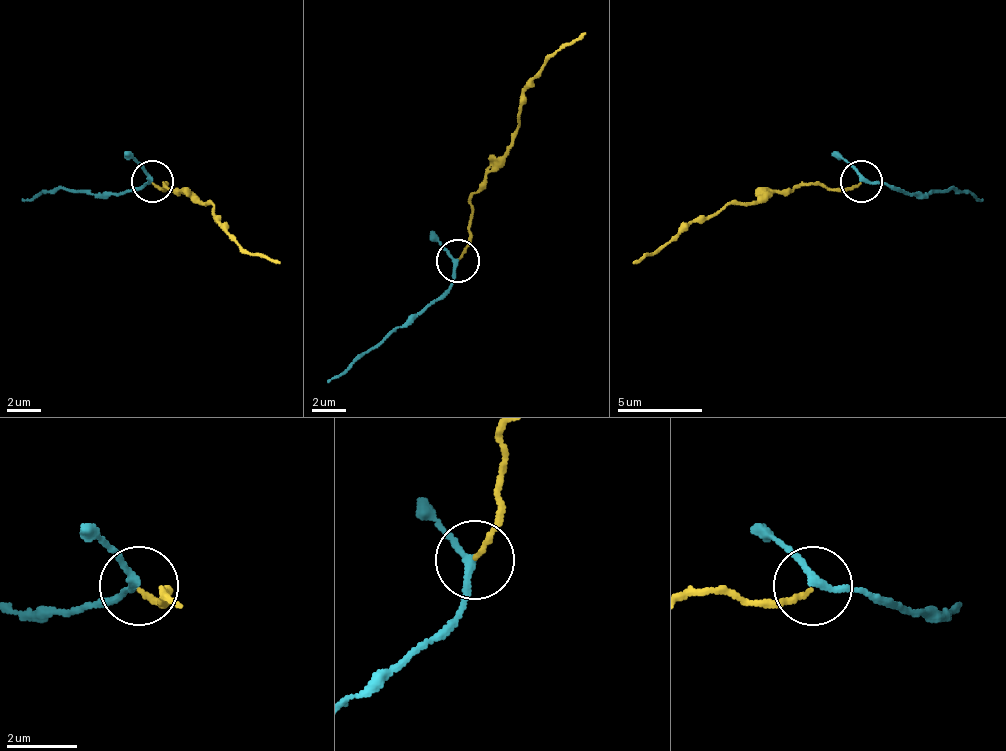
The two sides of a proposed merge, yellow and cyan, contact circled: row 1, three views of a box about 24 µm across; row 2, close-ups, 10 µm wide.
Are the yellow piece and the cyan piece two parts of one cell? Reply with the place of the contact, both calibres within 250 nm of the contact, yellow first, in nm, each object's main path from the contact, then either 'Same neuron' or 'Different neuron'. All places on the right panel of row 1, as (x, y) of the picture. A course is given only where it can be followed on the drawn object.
Place: (861, 181). Thickness 130 nm (yellow) against 200 nm. Course of yellow: (862, 182), (841, 190), (798, 186), (730, 203), (688, 220), (658, 250), (632, 263). Course of cyan: (862, 182), (879, 182), (901, 190), (969, 190), (981, 199). Same neuron

